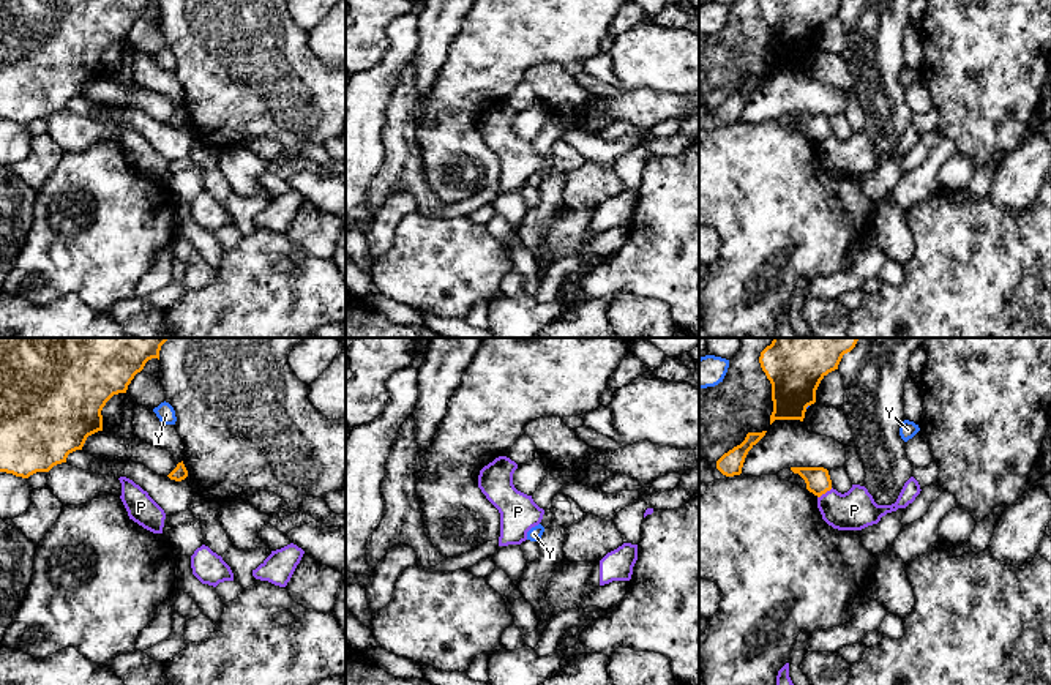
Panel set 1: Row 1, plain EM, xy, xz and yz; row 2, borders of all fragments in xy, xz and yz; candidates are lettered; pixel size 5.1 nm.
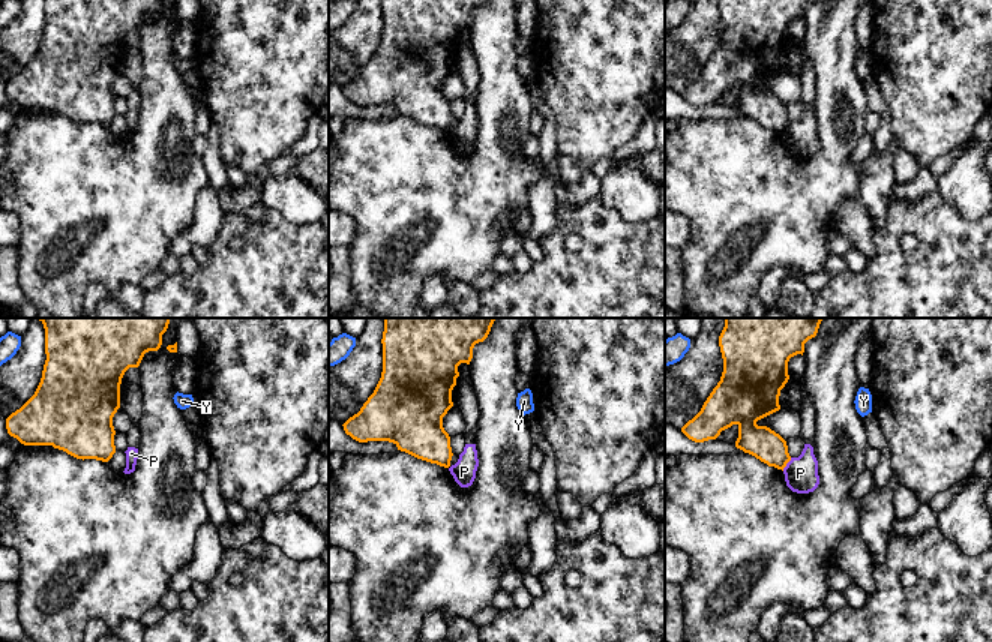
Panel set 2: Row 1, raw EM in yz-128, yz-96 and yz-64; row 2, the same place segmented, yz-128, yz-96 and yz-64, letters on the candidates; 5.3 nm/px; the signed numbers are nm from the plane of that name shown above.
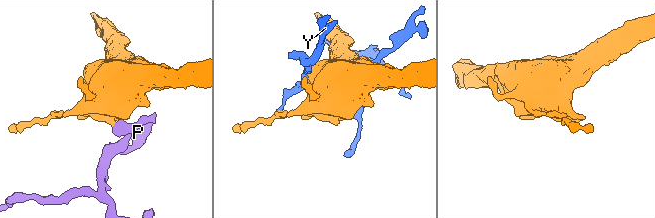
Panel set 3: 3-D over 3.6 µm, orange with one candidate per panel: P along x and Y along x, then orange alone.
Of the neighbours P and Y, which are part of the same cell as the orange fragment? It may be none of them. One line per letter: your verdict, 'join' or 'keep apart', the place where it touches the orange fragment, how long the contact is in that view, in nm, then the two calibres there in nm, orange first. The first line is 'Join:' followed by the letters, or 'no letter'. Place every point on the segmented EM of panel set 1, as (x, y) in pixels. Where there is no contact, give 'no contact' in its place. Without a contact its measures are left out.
Join: no letter
P: keep apart | yz (824, 493) | 90 nm | 130/200 nm
Y: keep apart | yz (807, 406) | 30 nm | 320/20 nm

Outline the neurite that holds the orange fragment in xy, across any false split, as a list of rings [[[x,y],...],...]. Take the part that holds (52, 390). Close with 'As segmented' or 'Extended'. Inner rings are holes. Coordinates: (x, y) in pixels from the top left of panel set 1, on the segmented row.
[[[0,338],[0,472],[28,478],[36,472],[49,472],[54,466],[66,462],[69,453],[82,450],[88,436],[103,431],[101,410],[118,393],[126,393],[128,385],[145,363],[159,360],[161,346],[169,338]]]. As segmented

